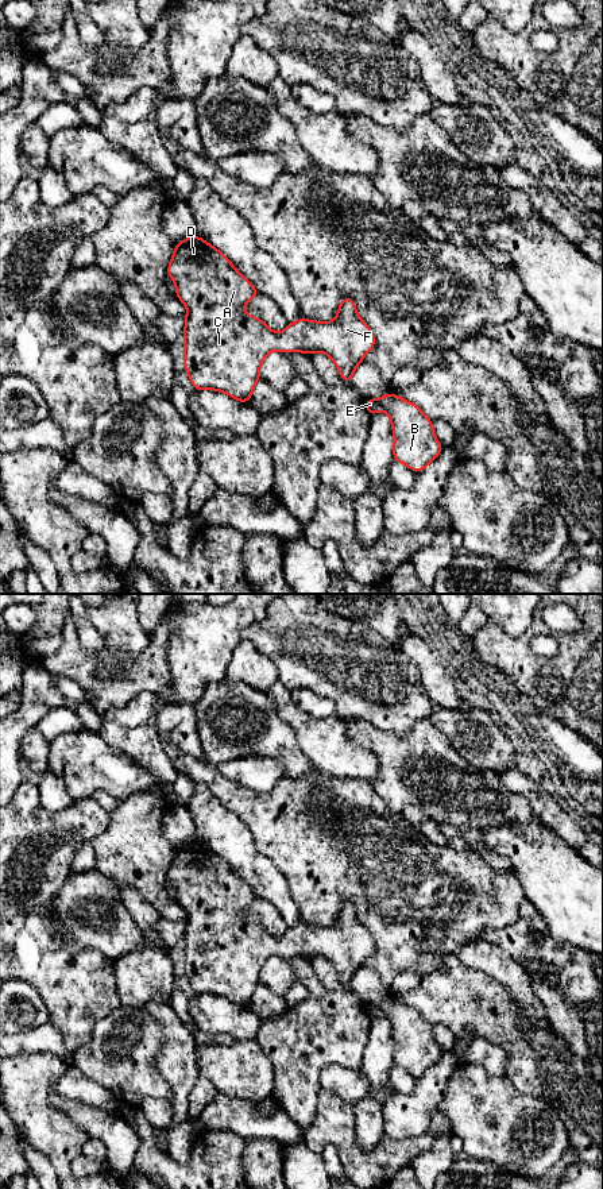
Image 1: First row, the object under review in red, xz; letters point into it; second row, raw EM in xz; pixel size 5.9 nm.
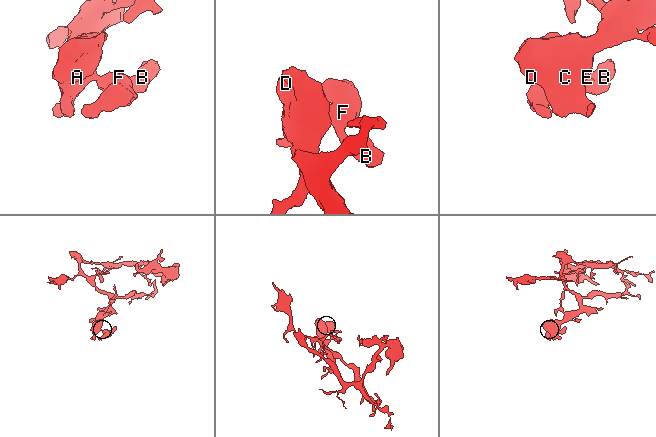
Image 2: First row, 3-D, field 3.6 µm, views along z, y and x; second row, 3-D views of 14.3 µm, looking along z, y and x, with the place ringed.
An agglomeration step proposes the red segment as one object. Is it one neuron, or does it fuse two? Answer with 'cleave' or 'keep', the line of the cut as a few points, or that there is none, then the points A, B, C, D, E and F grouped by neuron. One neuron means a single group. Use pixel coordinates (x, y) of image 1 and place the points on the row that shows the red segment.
keep; no cut; A B C D E F

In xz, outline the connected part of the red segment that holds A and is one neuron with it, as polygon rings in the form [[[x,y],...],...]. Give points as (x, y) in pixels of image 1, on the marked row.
[[[193,235],[174,247],[167,275],[175,283],[175,294],[188,306],[185,316],[185,370],[193,390],[210,389],[248,404],[255,383],[260,379],[259,367],[271,351],[306,355],[328,354],[340,377],[352,383],[353,371],[366,354],[375,347],[375,335],[360,319],[352,298],[344,297],[337,316],[331,323],[299,319],[289,323],[285,332],[271,331],[262,319],[246,314],[244,305],[260,293],[239,273],[231,260],[206,240]]]

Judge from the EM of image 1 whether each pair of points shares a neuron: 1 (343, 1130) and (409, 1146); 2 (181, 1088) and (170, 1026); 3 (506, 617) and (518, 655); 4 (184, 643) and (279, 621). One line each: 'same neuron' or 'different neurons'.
1: same neuron
2: same neuron
3: different neurons
4: different neurons

